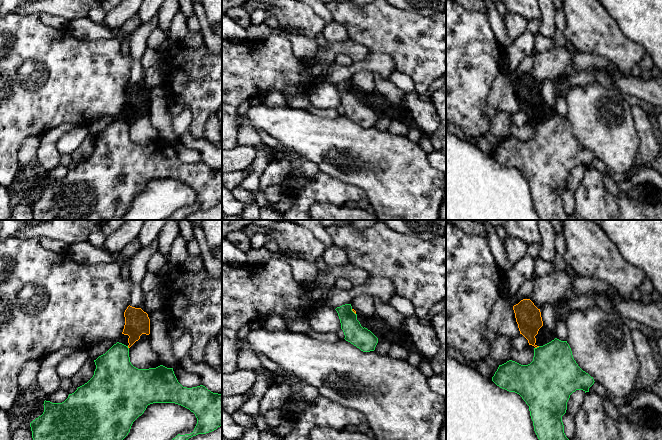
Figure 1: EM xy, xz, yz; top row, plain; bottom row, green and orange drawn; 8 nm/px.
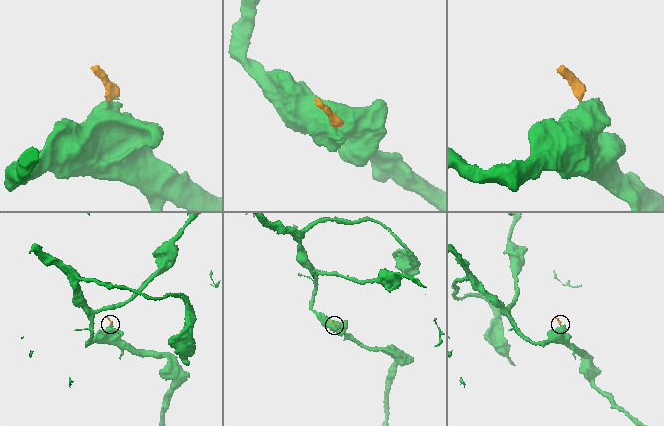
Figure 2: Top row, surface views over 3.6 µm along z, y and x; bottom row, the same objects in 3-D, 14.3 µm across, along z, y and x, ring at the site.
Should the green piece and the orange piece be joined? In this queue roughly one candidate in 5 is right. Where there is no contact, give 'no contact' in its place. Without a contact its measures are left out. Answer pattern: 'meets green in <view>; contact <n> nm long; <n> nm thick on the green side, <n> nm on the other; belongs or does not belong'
meets green in yz; contact 40 nm long; 400 nm thick on the green side, 200 nm on the other; does not belong

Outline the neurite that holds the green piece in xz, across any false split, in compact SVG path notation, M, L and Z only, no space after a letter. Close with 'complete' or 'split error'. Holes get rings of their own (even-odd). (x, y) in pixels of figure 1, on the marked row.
M345 304L335 309L338 313L341 329L345 340L363 352L374 351L378 338L367 328L363 328L357 320L357 314L352 311L351 304Z; complete

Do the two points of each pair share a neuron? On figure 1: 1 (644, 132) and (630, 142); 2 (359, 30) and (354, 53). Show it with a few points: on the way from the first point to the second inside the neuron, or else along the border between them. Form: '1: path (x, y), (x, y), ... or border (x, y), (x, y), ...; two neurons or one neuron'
1: border (632, 113), (632, 119), (639, 140), (635, 159); two neurons
2: border (350, 38), (362, 44), (369, 51); two neurons

